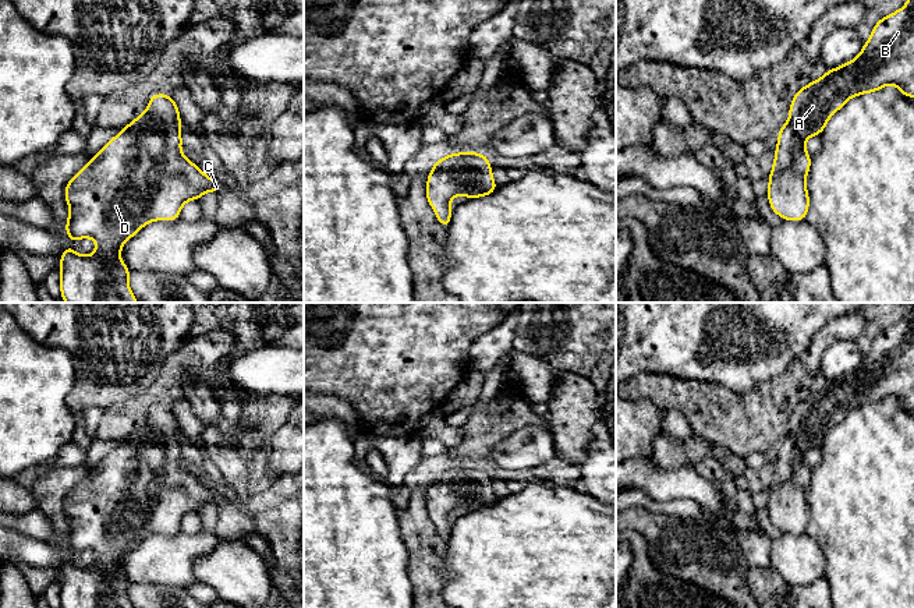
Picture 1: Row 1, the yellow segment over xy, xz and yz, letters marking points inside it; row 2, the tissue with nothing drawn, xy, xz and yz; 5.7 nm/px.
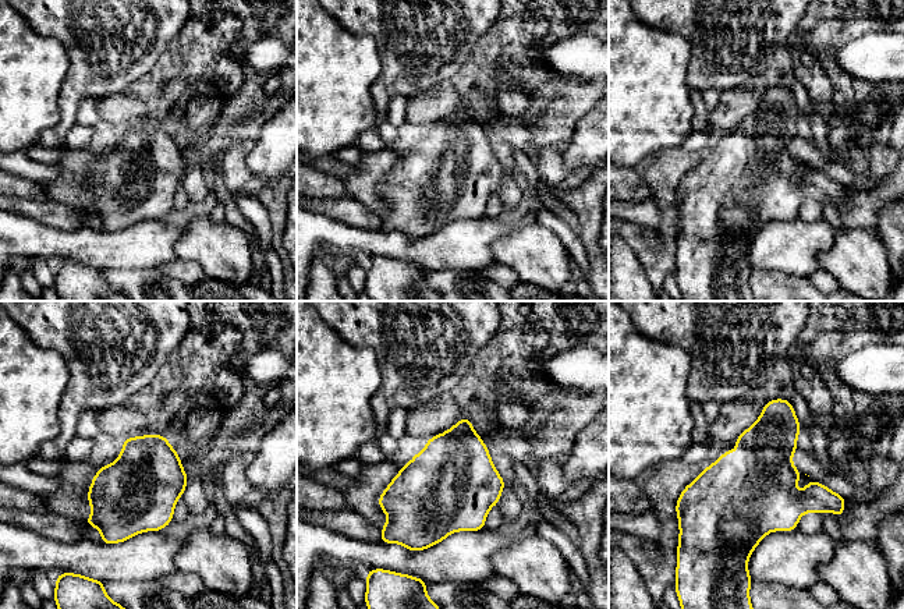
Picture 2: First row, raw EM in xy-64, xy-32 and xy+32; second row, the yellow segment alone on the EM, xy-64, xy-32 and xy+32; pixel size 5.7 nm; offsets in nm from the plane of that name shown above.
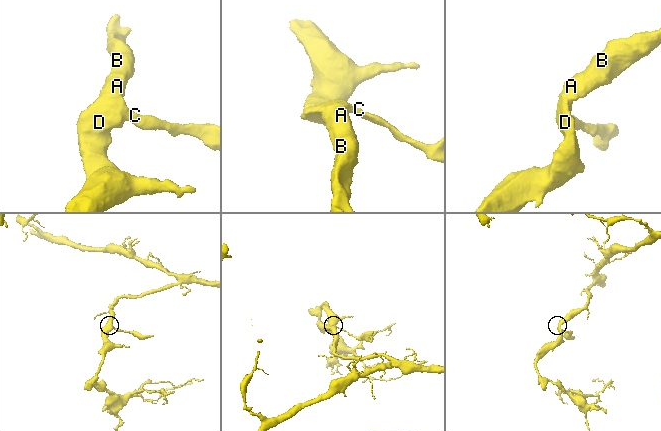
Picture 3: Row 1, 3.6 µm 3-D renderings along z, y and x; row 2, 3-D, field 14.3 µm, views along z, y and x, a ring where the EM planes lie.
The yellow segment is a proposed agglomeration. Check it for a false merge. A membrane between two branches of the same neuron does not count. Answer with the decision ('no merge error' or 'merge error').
no merge error

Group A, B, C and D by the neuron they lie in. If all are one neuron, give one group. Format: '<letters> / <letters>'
A B C D

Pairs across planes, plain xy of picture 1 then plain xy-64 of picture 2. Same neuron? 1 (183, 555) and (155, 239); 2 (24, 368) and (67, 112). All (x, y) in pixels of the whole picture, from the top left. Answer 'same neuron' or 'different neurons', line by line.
1: same neuron
2: different neurons

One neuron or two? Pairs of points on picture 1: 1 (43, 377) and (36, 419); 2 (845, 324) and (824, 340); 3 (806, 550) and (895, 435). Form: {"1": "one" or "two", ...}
{"1": "one", "2": "one", "3": "two"}

